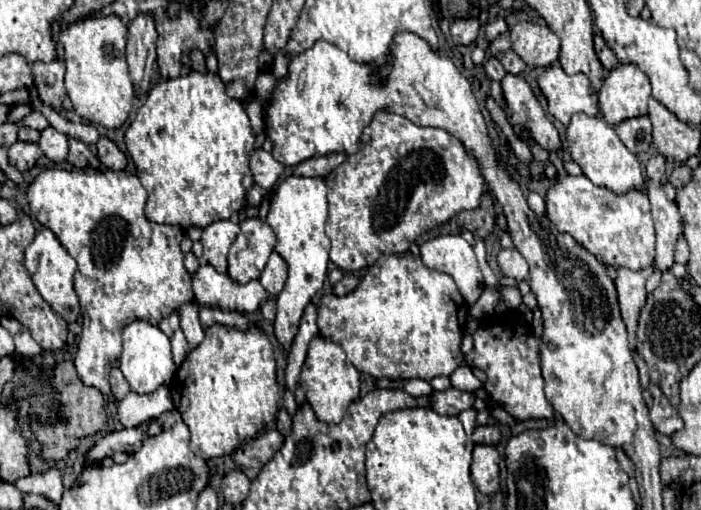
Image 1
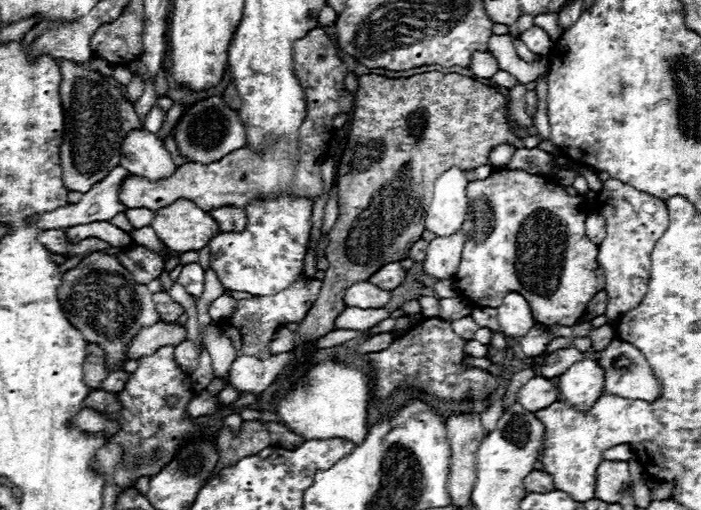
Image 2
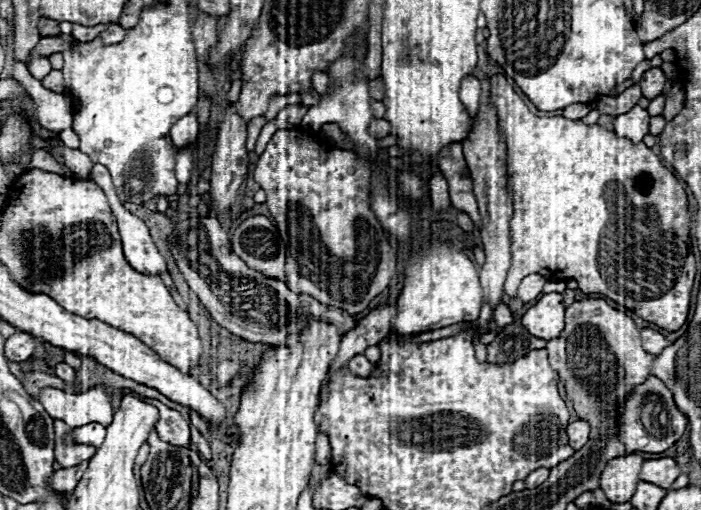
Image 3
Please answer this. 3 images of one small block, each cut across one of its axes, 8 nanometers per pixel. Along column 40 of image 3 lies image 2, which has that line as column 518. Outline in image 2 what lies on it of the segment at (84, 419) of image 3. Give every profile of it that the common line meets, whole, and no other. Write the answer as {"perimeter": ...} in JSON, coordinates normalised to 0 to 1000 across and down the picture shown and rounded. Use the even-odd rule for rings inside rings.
{"perimeter":[[[765,737],[756,749],[750,749],[736,776],[736,788],[753,804],[753,808],[767,808],[782,800],[785,792],[790,792],[796,784],[796,761],[790,757],[790,749],[785,749],[782,741]]]}

